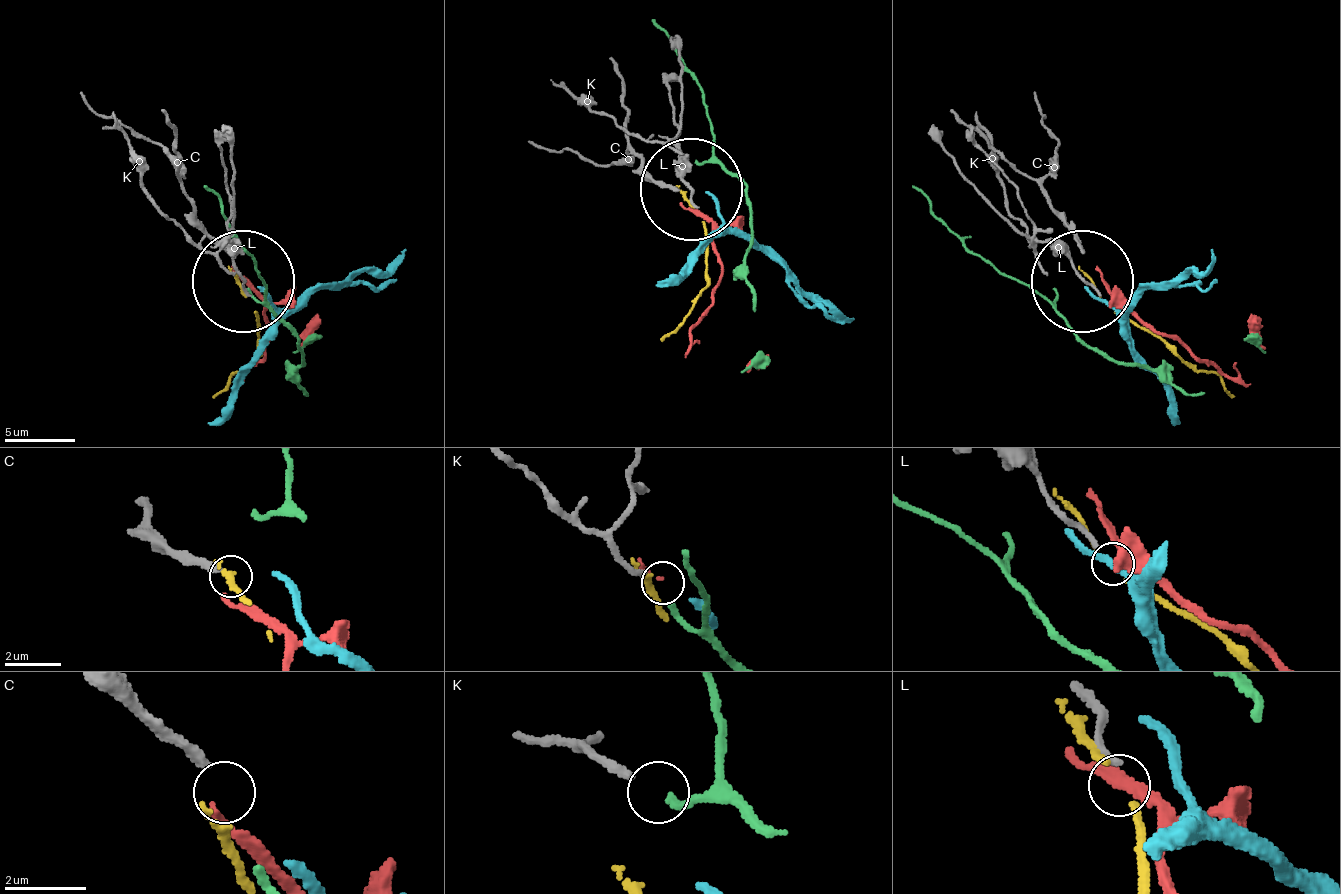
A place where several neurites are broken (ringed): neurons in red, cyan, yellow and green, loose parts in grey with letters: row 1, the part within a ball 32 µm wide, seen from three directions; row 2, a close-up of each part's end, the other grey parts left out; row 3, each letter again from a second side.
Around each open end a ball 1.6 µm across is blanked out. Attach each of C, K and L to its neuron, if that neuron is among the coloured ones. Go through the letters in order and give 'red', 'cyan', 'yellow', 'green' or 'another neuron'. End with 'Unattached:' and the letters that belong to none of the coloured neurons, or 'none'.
C: red
K: green
L: another neuron
Unattached: L

